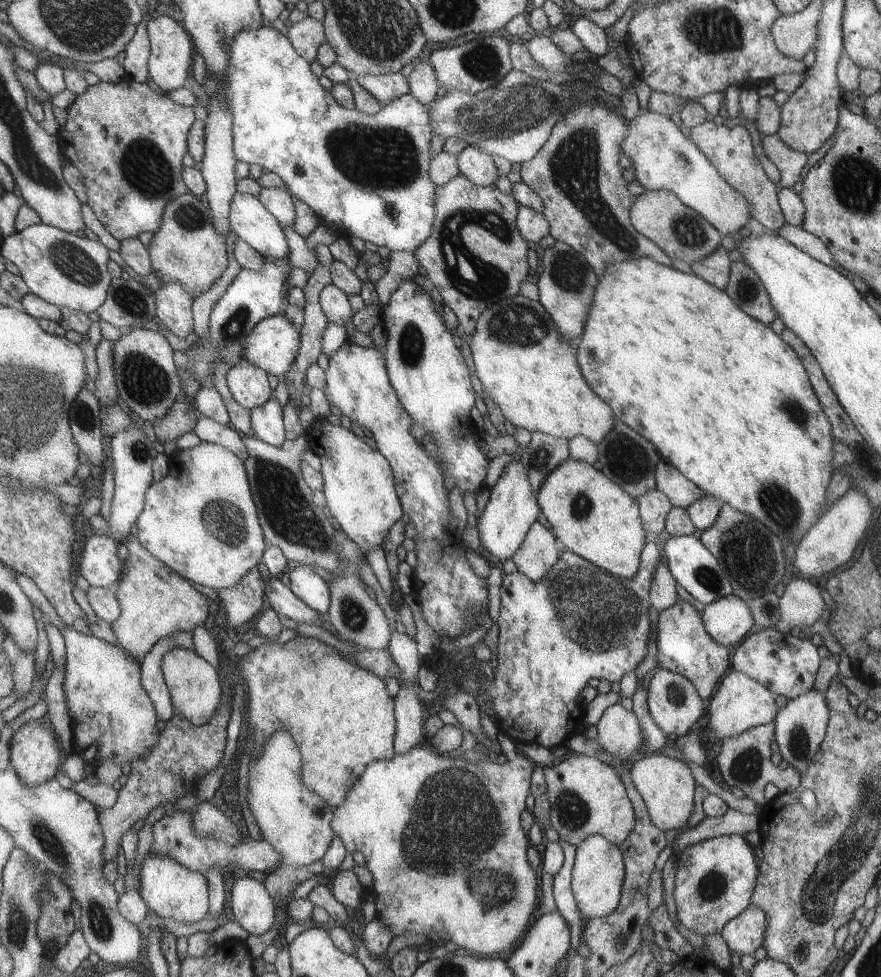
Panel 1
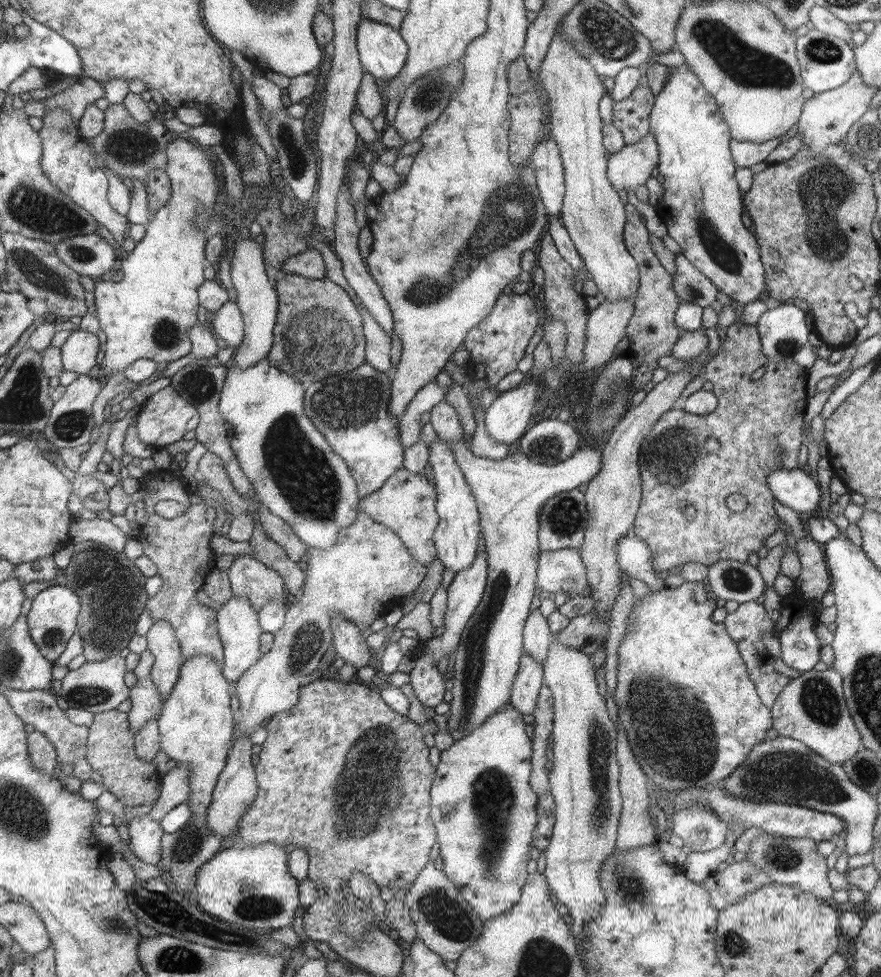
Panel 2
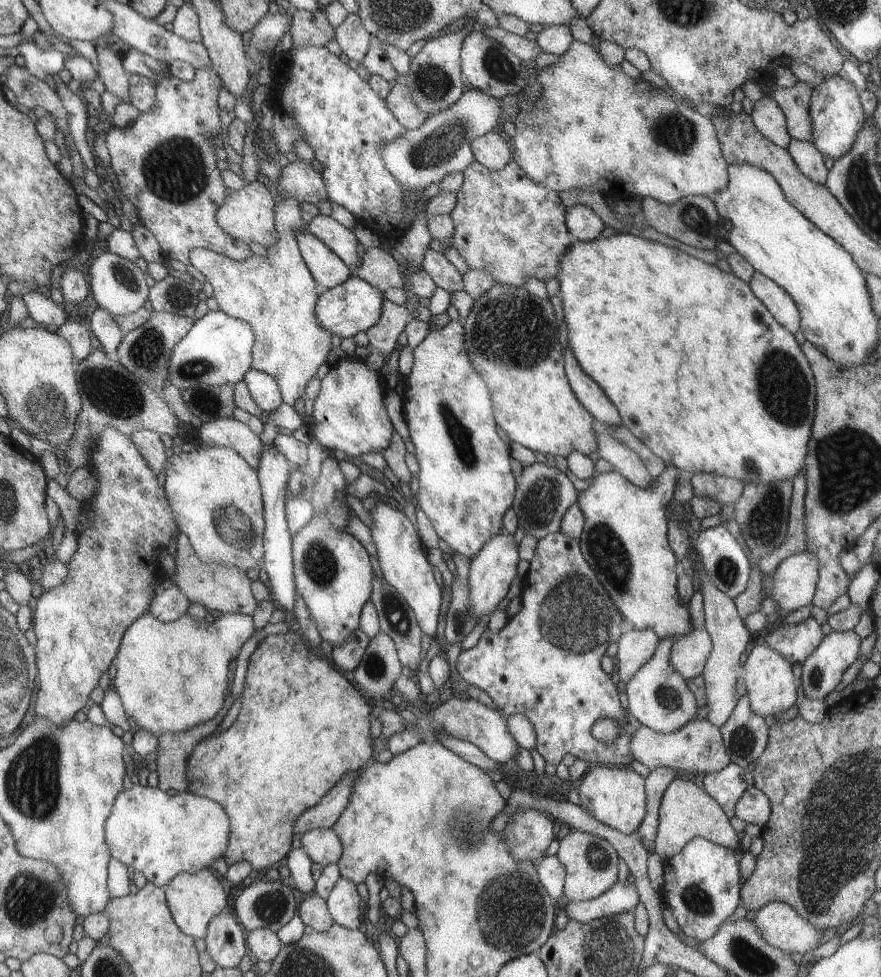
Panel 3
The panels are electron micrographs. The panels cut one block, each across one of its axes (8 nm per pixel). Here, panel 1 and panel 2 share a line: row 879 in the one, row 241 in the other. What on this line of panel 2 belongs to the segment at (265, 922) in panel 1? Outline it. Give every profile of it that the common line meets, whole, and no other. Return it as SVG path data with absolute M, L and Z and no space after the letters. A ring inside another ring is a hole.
M249 236L247 239L238 238L234 246L234 256L231 260L231 281L237 291L237 304L242 320L245 324L245 333L241 345L234 356L235 368L246 370L256 362L267 358L273 345L275 324L277 323L278 296L275 286L270 283L265 266L262 241Z

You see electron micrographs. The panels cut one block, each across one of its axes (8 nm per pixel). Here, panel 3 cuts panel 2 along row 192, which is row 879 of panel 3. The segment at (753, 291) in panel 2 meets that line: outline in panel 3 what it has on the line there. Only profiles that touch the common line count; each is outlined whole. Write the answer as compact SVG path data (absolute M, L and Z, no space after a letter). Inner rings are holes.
M695 836L678 855L665 859L664 896L686 937L702 943L711 939L740 904L740 873L732 850Z

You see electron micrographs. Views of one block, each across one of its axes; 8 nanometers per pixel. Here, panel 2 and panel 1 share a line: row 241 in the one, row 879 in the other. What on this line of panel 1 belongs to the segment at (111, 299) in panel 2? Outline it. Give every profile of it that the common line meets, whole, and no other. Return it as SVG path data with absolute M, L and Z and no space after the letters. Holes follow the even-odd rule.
M148 853L142 860L139 893L147 907L165 919L193 923L206 918L209 888L210 885L200 872L192 872L186 868L186 864L178 864L170 856Z

